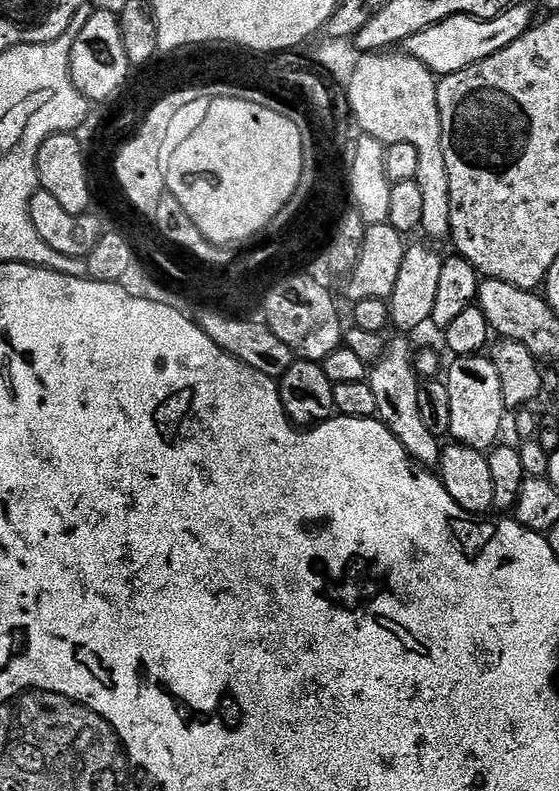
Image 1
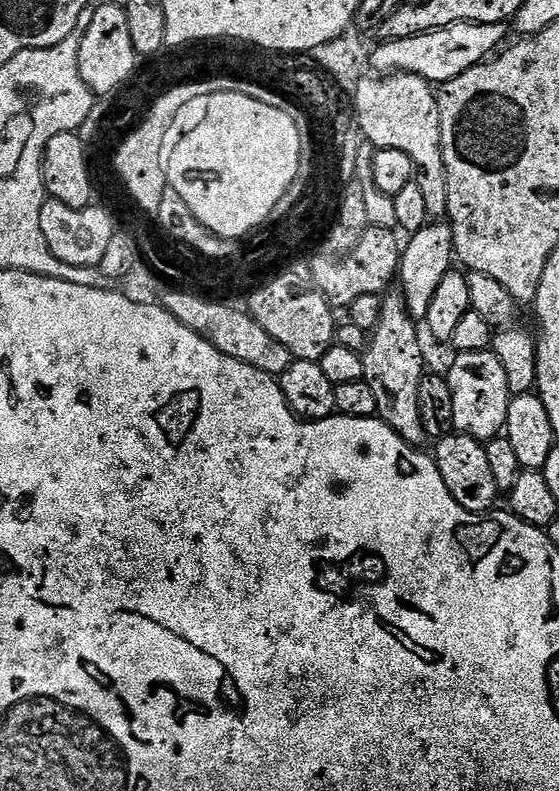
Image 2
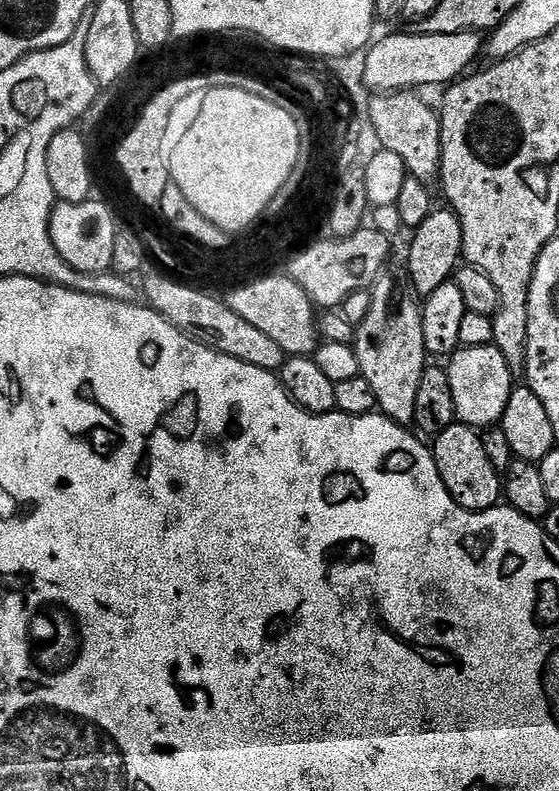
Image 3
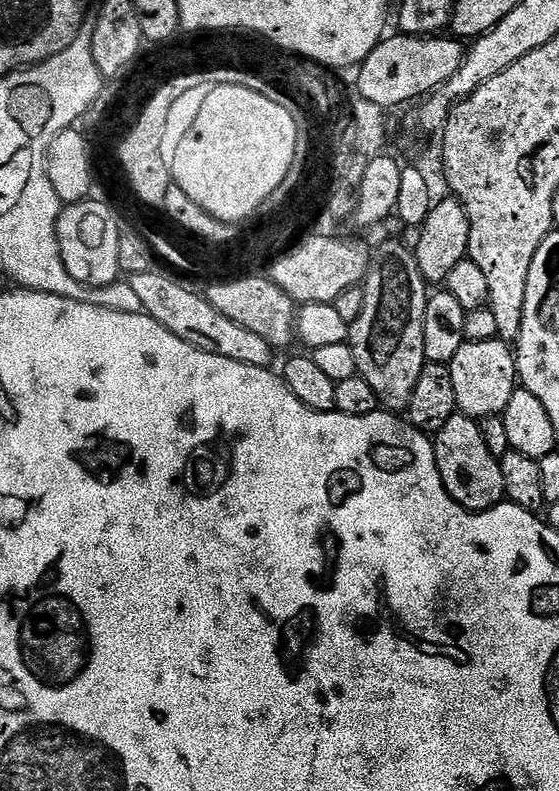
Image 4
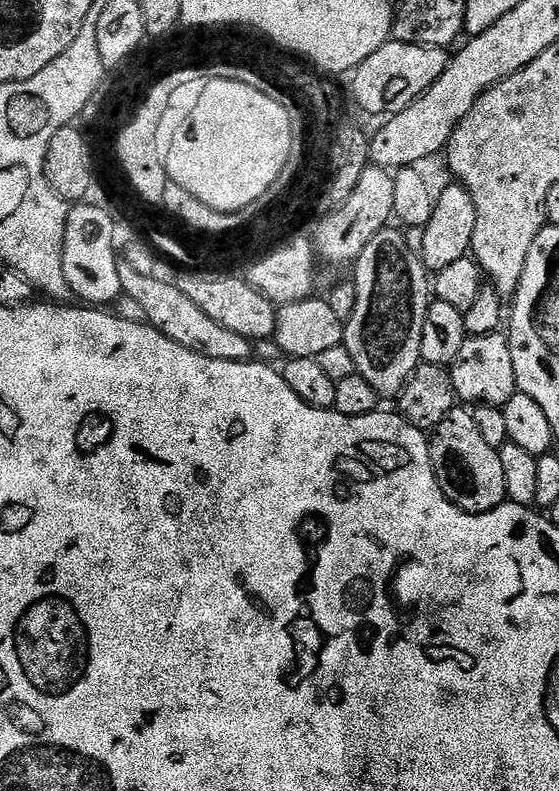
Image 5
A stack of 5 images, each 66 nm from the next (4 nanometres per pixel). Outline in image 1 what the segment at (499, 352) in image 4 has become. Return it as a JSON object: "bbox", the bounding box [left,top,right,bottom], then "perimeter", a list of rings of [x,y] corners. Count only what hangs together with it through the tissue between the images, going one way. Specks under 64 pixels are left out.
{"bbox":[446,355,506,453],"perimeter":[[[487,355],[462,356],[451,361],[446,383],[450,390],[450,436],[455,443],[465,444],[474,450],[487,453],[497,447],[501,439],[500,427],[504,424],[506,409],[502,398],[502,381],[498,378],[498,370],[494,370],[494,362]]]}

